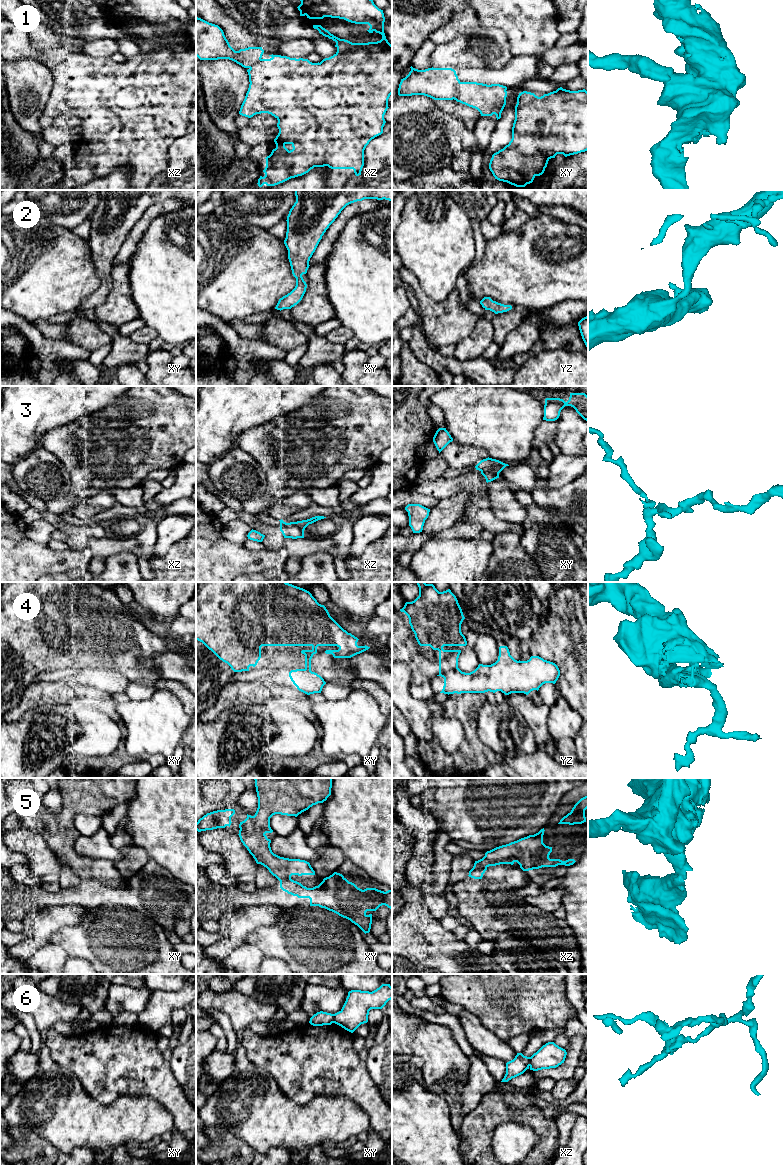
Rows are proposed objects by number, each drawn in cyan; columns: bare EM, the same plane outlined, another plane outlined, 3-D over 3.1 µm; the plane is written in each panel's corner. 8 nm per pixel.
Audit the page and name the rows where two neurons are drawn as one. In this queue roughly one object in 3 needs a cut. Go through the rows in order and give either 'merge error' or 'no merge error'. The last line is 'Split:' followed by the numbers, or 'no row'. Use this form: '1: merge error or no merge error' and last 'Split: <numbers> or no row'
1: no merge error
2: no merge error
3: merge error
4: merge error
5: merge error
6: merge error
Split: 3, 4, 5, 6

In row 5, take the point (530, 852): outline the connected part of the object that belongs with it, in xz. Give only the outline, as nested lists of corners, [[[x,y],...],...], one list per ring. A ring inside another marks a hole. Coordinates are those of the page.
[[[544,828],[534,835],[521,838],[506,845],[496,847],[485,853],[485,856],[475,861],[477,867],[489,867],[500,864],[511,864],[517,862],[523,871],[539,869],[542,867],[556,867],[558,865],[570,866],[576,861],[568,859],[550,859],[552,847],[543,843]]]

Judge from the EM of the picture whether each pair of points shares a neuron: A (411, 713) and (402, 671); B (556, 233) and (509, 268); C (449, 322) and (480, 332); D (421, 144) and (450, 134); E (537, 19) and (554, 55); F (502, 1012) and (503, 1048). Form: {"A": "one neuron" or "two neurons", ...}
{"A": "one neuron", "B": "one neuron", "C": "two neurons", "D": "one neuron", "E": "two neurons", "F": "two neurons"}

